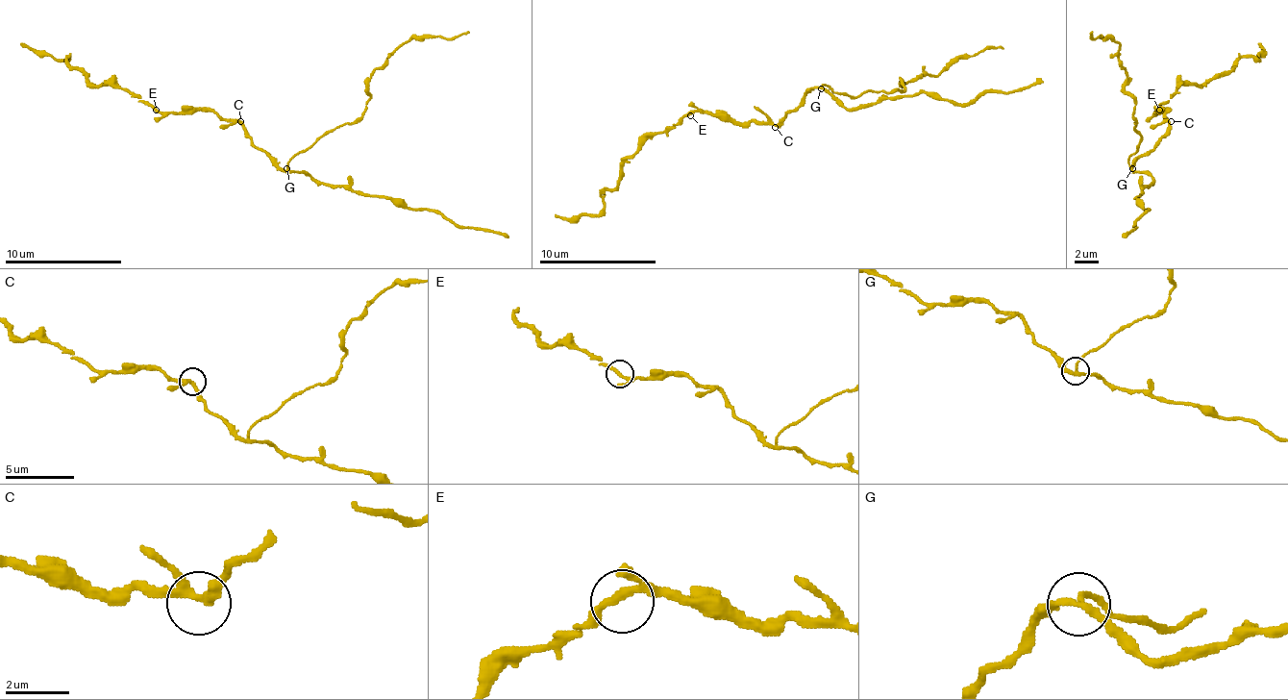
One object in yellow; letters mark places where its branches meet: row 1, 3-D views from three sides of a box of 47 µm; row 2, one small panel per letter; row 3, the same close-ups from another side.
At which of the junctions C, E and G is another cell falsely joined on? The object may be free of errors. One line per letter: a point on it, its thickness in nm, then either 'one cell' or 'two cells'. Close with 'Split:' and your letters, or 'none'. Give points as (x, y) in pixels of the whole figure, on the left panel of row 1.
C: (240, 121) | 240 nm | one cell
E: (156, 110) | 200 nm | one cell
G: (286, 168) | 200 nm | two cells
Split: G

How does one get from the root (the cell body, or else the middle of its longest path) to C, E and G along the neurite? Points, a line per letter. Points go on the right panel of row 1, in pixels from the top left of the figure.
C: (1162, 136), (1171, 121)
E: (1162, 136), (1168, 127), (1168, 118), (1165, 110), (1156, 112), (1159, 110)
G: (1162, 136), (1129, 167), (1132, 167)

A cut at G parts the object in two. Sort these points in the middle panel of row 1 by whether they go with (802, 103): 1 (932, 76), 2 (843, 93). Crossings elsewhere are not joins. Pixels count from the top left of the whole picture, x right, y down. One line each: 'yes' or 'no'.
1: no
2: no

